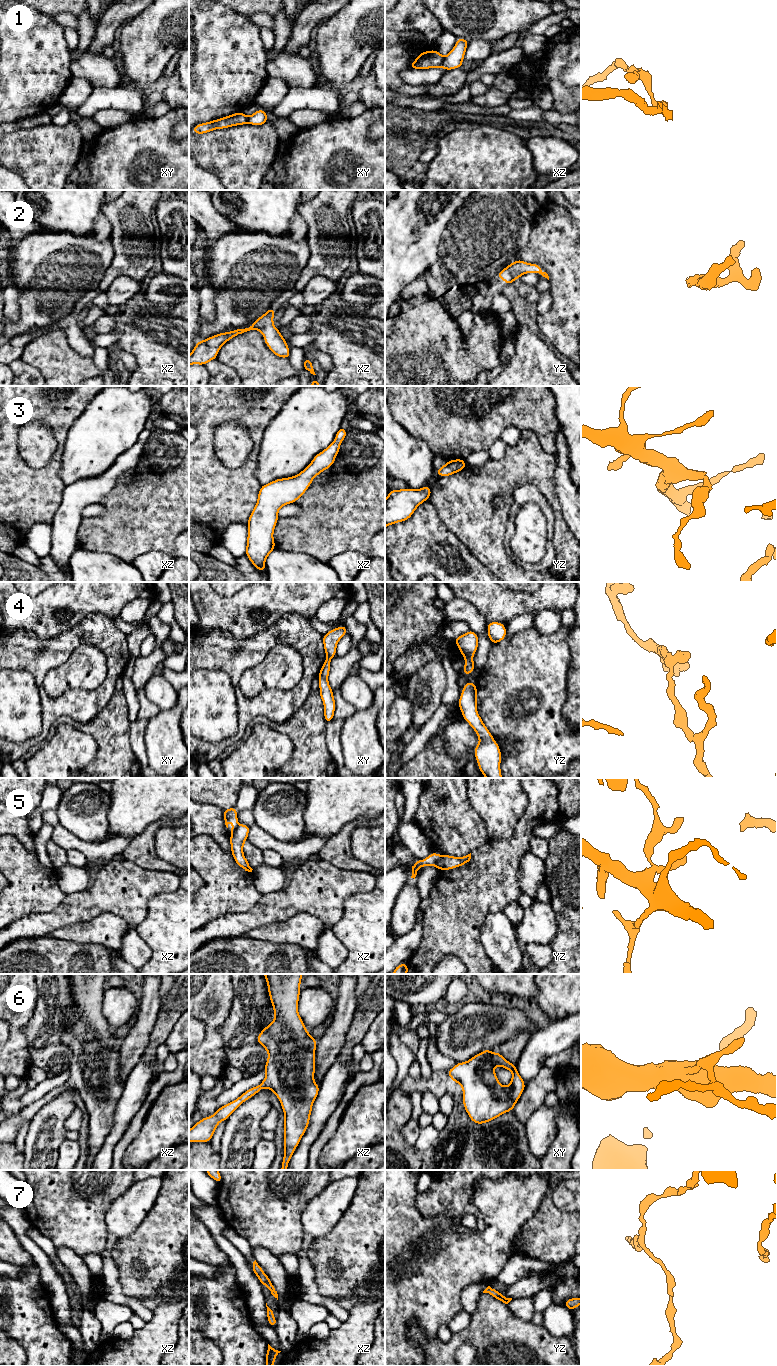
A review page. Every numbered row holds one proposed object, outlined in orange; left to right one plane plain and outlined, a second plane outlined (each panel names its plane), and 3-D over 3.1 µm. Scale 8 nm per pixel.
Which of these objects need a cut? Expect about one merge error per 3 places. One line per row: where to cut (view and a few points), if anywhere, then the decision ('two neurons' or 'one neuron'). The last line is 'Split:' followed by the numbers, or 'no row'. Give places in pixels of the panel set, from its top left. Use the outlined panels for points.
1: xz (444, 57), (444, 61), (440, 66) | two neurons
2: no cut | one neuron
3: no cut | one neuron
4: yz (471, 657), (465, 658) | two neurons
5: yz (440, 856), (435, 865) | two neurons
6: no cut | one neuron
7: no cut | one neuron
Split: 1, 4, 5

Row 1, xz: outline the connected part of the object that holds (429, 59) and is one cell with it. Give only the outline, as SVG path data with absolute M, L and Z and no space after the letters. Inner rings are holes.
M437 50L425 51L418 55L416 60L411 63L410 69L429 69L441 67L444 62Z

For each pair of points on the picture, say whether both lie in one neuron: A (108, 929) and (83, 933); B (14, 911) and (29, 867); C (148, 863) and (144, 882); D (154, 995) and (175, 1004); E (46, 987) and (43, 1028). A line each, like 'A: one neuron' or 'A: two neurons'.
A: one neuron
B: one neuron
C: two neurons
D: two neurons
E: one neuron

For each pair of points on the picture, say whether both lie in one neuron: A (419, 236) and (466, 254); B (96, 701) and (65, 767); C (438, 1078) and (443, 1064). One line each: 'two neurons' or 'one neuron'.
A: two neurons
B: two neurons
C: two neurons

